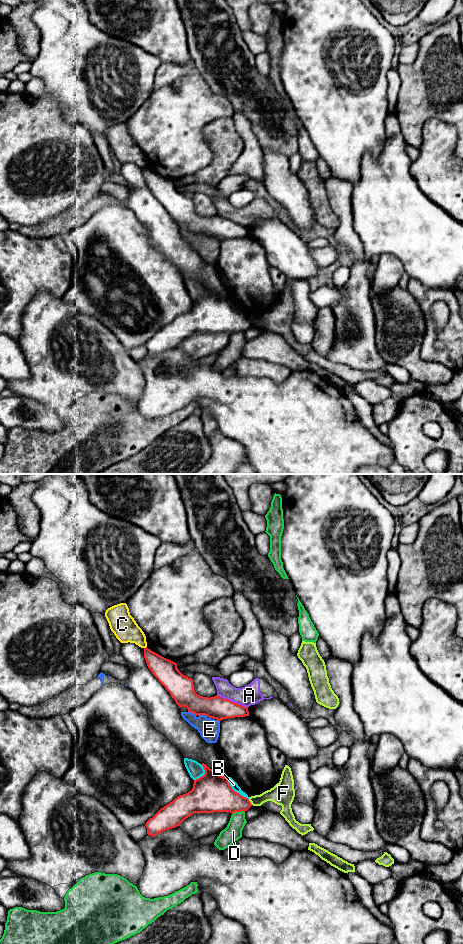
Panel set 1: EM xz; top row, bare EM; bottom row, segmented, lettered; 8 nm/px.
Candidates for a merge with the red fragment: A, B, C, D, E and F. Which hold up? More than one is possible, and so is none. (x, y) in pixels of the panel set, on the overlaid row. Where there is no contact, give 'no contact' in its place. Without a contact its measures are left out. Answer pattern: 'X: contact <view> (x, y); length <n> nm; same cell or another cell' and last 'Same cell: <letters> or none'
A: contact xz (231, 701); length 280 nm; another cell
B: contact xz (234, 791); length 240 nm; another cell
C: contact xz (146, 647); length 30 nm; another cell
D: contact xz (238, 811); length 110 nm; another cell
E: contact xz (192, 712); length 80 nm; another cell
F: contact xz (250, 802); length 60 nm; another cell
Same cell: none

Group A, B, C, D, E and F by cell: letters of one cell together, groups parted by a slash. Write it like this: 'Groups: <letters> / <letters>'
Groups: A B E F / C / D

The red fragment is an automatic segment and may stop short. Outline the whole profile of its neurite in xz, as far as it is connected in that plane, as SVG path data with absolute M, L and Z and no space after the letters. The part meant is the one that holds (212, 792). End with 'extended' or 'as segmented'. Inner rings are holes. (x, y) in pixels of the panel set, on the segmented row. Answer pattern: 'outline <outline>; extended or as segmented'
outline M204 763L201 765L205 774L194 780L192 790L175 798L146 822L148 835L154 837L175 828L194 813L233 814L245 812L252 806L248 798L232 789L227 777L219 775Z; as segmented

